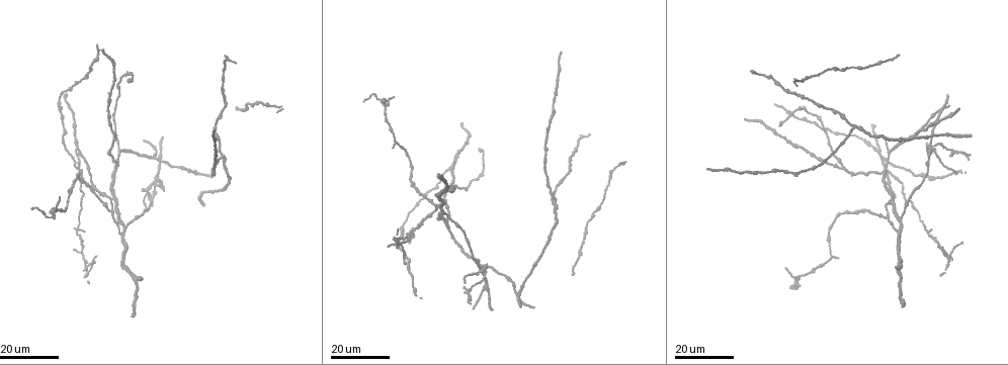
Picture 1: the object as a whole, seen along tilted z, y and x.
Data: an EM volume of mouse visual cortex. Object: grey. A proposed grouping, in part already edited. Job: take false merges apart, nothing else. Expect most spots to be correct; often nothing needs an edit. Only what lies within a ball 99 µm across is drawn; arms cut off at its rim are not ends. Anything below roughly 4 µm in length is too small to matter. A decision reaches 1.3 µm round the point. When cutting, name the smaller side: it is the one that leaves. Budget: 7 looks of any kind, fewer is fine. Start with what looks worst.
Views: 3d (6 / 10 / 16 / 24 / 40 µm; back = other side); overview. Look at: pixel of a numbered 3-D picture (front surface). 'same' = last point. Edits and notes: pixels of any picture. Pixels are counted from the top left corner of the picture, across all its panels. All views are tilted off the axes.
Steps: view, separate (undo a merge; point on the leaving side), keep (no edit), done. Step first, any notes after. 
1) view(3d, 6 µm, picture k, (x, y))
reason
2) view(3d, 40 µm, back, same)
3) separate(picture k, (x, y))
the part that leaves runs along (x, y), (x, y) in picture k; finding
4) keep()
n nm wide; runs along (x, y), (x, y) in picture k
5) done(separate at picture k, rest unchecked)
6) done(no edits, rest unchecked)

view(3d, 16 µm, picture 1, (76, 149))
a fork

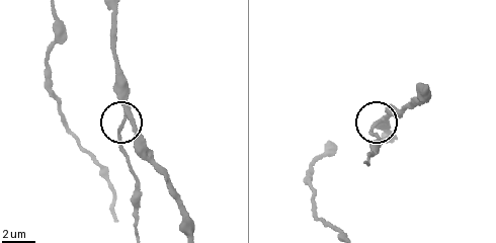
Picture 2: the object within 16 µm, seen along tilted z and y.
view(3d, 6 µm, picture 2, (122, 119))
closer look

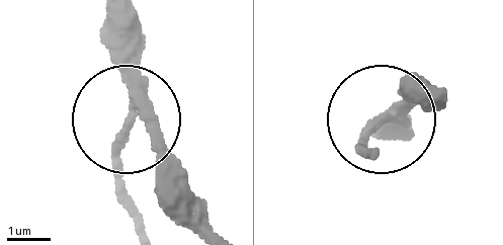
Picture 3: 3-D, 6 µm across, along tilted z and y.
separate(picture 3, (122, 184))
210 nm wide; the part that leaves runs along (124, 132), (119, 189), (137, 228) in picture 3; two neurons meet here

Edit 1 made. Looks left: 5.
view(overview)
redraw

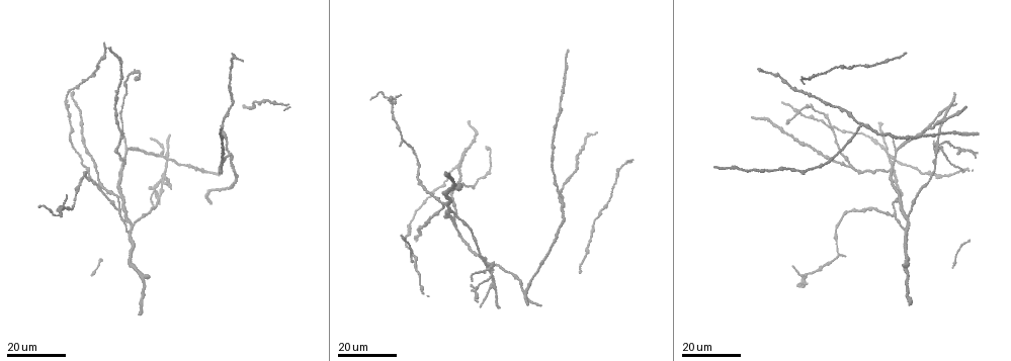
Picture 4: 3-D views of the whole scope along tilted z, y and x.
view(3d, 16 µm, picture 4, (804, 280))
a fork

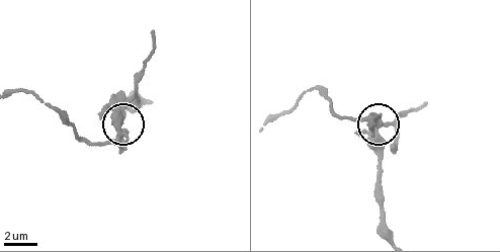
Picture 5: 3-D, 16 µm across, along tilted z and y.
view(3d, 10 µm, picture 5, (121, 111))
closer look

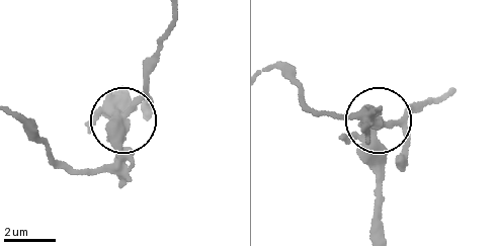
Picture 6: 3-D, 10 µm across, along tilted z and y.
separate(picture 6, (143, 117))
the part that leaves runs along (117, 114), (112, 158), (86, 173), (58, 162), (18, 116) in picture 6; two neurons meet here

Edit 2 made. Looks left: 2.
view(3d, 24 µm, picture 4, (70, 127))

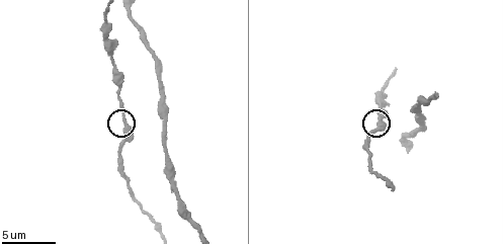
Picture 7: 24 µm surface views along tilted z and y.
view(3d, 6 µm, picture 7, (127, 126))

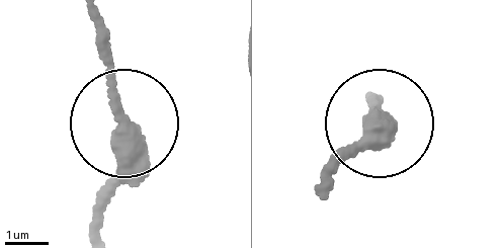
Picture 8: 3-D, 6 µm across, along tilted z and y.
keep()
side arm 39 µm; one neuron here

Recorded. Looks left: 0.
done(separate at picture 3, separate at picture 6, rest unchecked)

